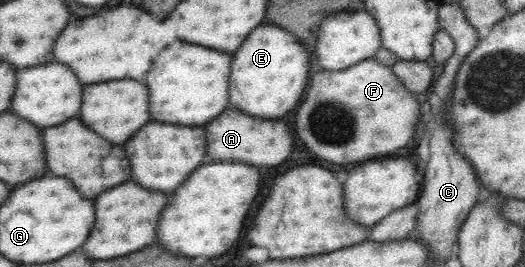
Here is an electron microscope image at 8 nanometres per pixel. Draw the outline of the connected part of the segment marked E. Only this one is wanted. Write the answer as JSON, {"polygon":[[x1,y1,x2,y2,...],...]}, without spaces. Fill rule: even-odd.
{"polygon":[[272,24,258,25,234,54,229,74,229,106,254,118,282,118,300,104,302,94,310,82,310,55,308,48,304,48,304,44,289,30]]}

